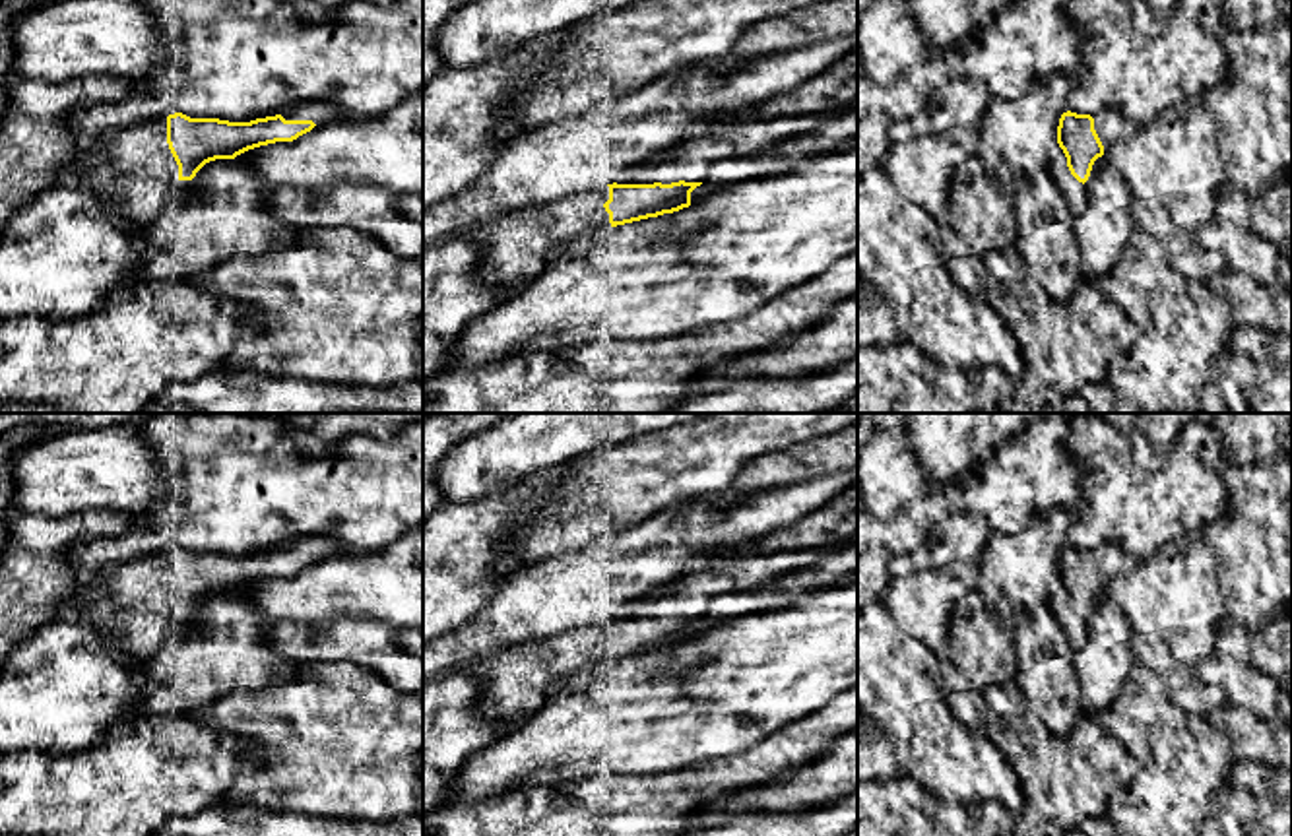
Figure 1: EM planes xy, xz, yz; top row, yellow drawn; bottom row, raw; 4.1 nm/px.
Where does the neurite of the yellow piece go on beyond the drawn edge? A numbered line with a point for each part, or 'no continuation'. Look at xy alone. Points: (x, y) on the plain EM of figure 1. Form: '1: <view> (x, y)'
1: xy (317, 546)
2: xy (132, 604)

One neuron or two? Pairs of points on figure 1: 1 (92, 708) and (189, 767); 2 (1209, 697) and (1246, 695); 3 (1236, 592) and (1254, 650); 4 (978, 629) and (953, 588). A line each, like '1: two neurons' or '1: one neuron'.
1: two neurons
2: two neurons
3: two neurons
4: two neurons

